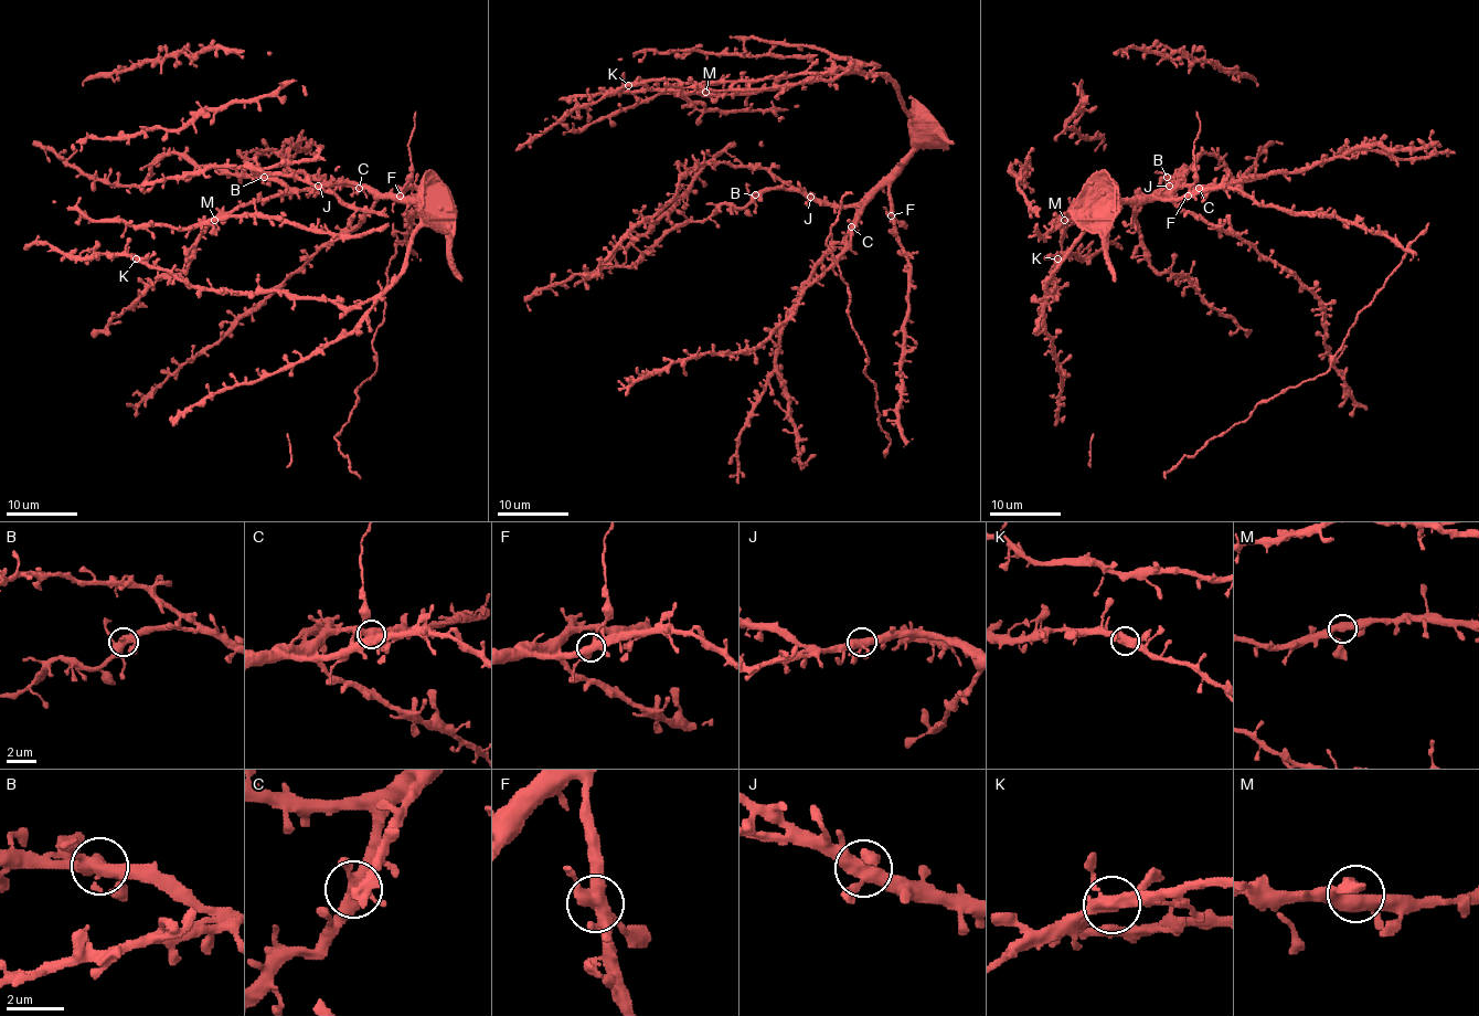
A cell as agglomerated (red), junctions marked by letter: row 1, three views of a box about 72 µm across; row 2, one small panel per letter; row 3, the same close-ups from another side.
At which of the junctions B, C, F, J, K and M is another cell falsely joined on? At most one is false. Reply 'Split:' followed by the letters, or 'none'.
Split: none

